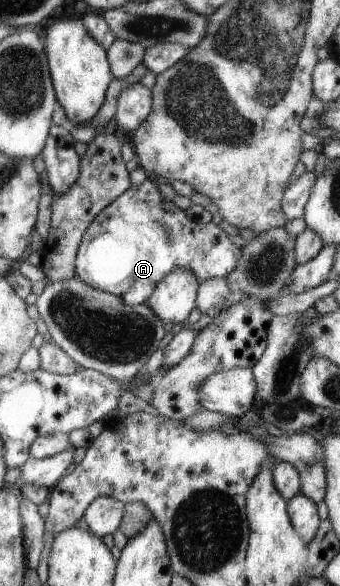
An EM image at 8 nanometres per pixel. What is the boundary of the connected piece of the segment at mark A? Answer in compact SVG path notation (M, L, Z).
M150 177L145 178L141 185L131 185L125 192L120 193L99 215L91 222L82 237L82 245L78 251L77 271L75 278L99 291L111 293L120 297L125 305L131 307L147 304L158 285L166 279L173 269L187 267L195 273L197 281L205 281L212 277L227 277L235 271L239 263L241 249L237 249L225 231L213 222L197 223L187 219L181 209L167 199L163 199L159 183Z

